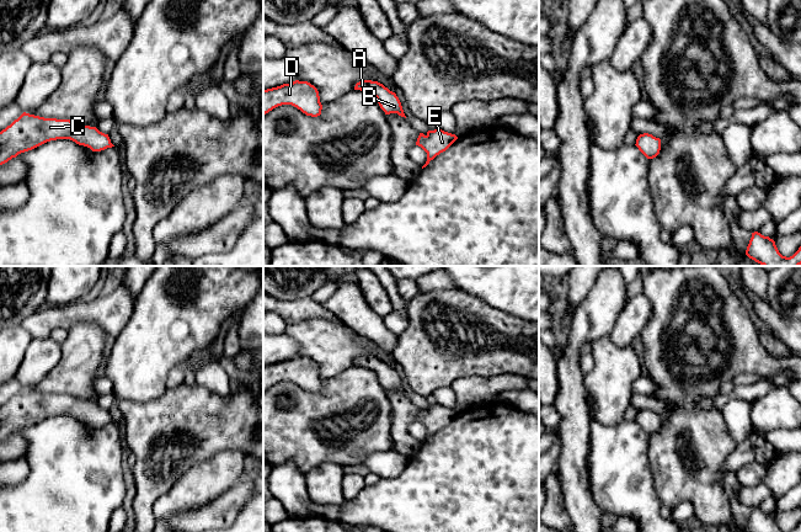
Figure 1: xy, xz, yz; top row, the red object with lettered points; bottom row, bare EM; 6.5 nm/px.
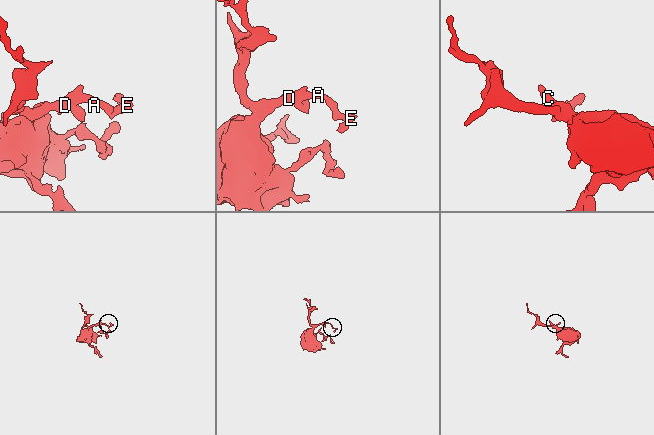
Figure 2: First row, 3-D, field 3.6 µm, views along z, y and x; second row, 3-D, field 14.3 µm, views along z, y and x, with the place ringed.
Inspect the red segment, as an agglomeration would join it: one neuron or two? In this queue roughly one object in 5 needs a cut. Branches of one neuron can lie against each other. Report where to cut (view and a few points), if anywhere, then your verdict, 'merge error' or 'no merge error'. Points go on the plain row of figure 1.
no cut; no merge error

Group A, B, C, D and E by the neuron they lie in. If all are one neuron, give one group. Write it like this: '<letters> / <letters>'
A B C D E

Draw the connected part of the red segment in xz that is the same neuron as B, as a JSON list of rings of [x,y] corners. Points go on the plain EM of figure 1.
[[[361,356],[356,360],[354,366],[365,367],[373,369],[380,384],[385,388],[385,390],[397,389],[401,393],[405,393],[401,378],[395,368],[390,367],[383,360],[372,356]]]

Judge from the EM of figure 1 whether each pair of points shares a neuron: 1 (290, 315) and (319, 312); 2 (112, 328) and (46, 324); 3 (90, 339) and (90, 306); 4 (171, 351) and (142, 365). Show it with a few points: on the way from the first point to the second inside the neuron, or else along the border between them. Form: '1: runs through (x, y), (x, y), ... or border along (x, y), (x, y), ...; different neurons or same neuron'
1: runs through (298, 312), (311, 312); same neuron
2: runs through (96, 314), (69, 314), (62, 317); same neuron
3: border along (68, 329), (79, 323), (94, 322), (107, 335); different neurons
4: runs through (164, 351), (155, 351), (149, 357); same neuron

